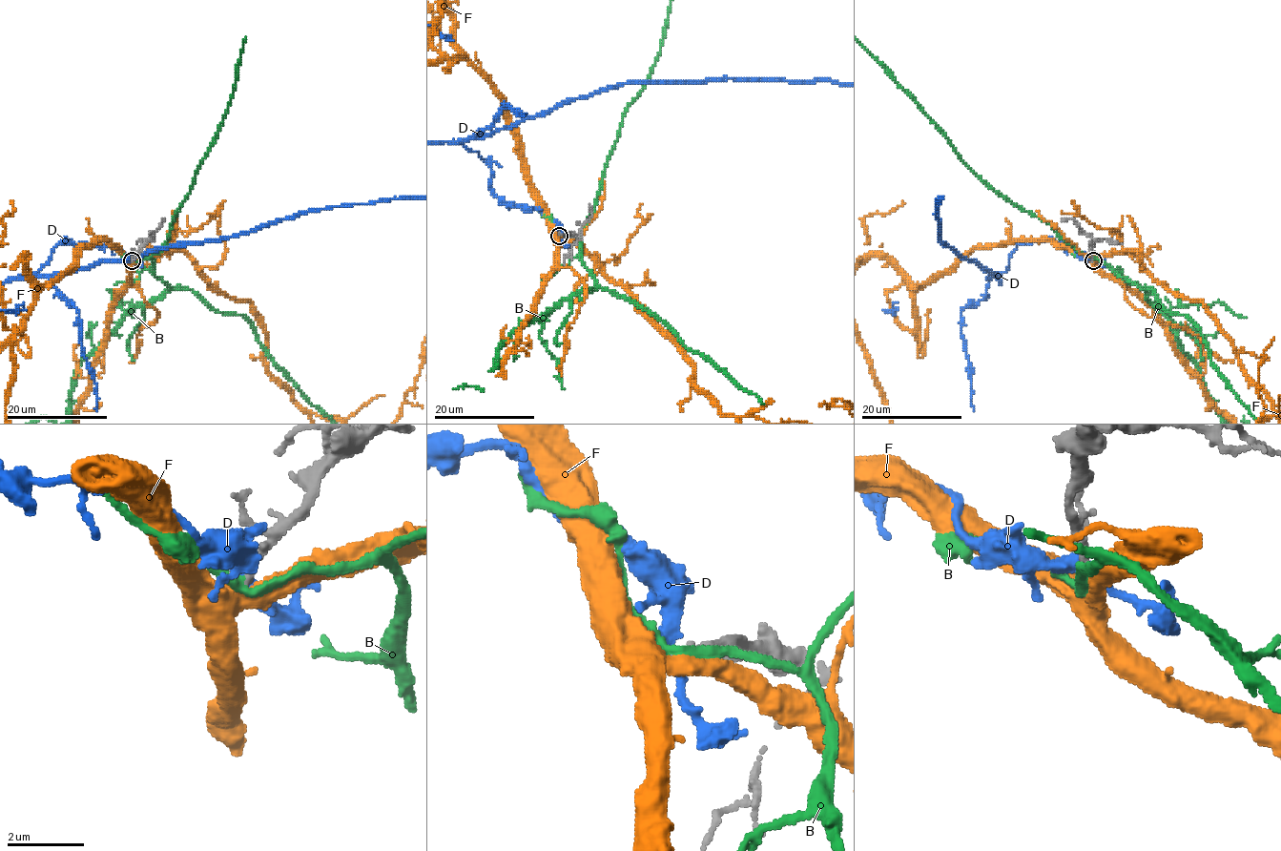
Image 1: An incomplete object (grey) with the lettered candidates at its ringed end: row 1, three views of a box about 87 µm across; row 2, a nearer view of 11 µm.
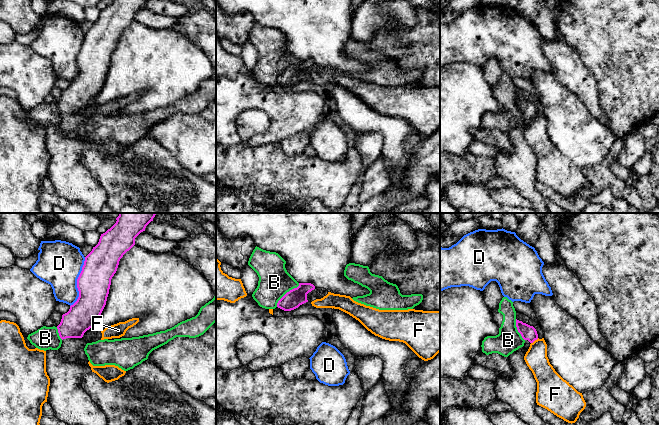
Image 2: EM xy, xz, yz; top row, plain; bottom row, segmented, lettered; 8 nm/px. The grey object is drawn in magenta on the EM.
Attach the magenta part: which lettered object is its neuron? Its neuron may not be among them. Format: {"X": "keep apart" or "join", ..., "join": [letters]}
{"B": "keep apart", "D": "keep apart", "F": "keep apart", "join": []}

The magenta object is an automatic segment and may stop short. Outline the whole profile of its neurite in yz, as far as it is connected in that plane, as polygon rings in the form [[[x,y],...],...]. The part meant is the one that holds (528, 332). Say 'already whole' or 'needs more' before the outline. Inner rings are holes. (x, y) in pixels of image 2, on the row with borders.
needs more; [[[517,319],[516,327],[525,343],[508,356],[513,368],[512,378],[497,379],[494,382],[496,397],[509,404],[514,413],[528,425],[546,425],[535,412],[537,382],[524,360],[530,344],[538,339],[538,334],[533,326]]]

